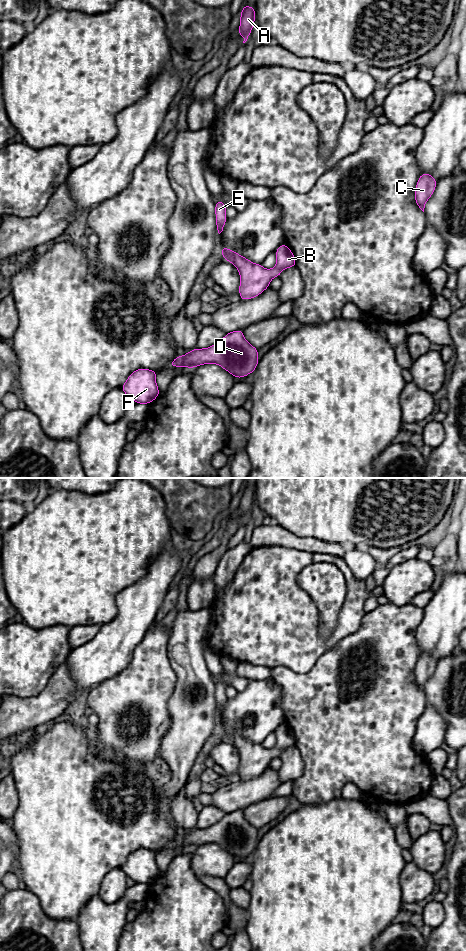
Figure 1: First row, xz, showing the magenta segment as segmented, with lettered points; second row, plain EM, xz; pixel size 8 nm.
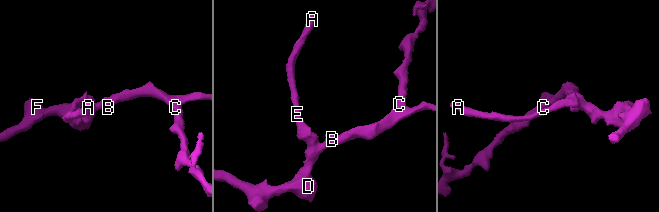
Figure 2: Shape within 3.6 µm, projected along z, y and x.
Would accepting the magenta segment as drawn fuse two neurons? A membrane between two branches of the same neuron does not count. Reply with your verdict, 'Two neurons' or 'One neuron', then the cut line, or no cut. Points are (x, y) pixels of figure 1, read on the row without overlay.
One neuron. No split

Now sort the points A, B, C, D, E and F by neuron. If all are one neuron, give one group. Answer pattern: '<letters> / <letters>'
A B C D E F

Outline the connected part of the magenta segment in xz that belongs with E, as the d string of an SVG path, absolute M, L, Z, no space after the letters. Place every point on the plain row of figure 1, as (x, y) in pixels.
M218 681L215 683L215 695L216 695L216 707L218 713L220 714L225 706L227 700L226 696L226 685L223 681Z

